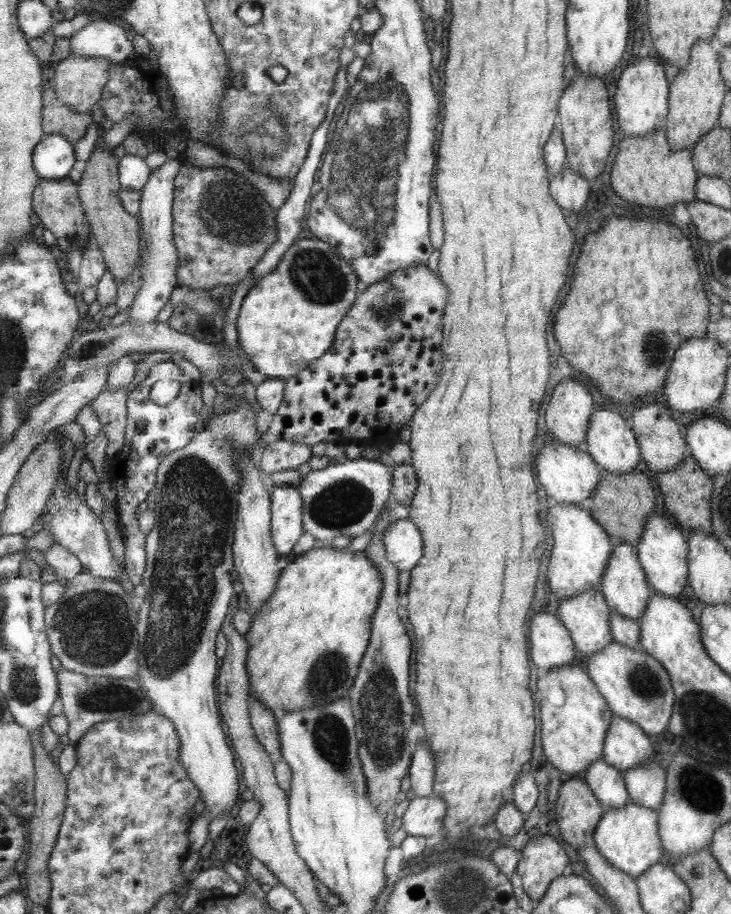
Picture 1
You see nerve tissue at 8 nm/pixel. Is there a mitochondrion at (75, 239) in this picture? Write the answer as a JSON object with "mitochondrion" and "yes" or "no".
{"mitochondrion":"yes"}

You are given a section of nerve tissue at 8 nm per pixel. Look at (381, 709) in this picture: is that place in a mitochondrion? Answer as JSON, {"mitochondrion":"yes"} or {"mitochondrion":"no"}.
{"mitochondrion":"yes"}

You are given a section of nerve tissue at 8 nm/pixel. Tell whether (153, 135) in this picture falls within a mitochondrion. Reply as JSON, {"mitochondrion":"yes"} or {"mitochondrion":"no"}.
{"mitochondrion":"no"}

